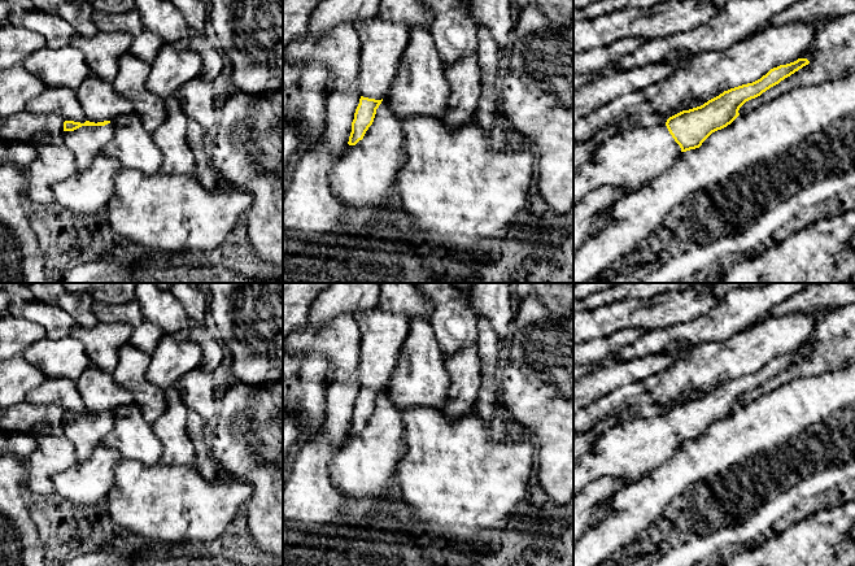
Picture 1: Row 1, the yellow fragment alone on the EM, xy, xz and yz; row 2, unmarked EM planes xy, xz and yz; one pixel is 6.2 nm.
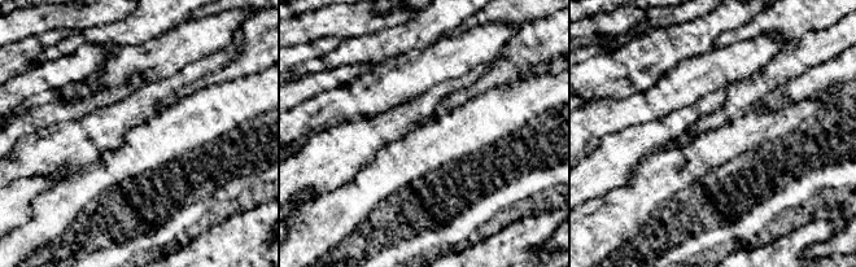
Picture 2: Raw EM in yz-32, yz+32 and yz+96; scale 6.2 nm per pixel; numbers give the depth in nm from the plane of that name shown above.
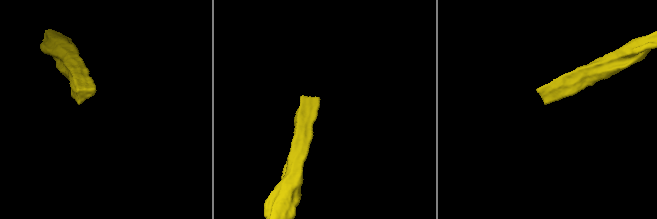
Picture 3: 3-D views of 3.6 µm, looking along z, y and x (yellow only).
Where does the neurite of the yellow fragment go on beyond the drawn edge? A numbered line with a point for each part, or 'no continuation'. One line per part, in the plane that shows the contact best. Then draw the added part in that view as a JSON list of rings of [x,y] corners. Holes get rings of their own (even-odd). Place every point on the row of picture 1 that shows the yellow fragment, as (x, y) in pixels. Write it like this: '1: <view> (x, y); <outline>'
1: xy (86, 143); [[[113,122],[105,126],[82,126],[64,132],[64,145],[75,158],[78,171],[88,169],[92,161],[102,154],[102,149],[114,134]]]

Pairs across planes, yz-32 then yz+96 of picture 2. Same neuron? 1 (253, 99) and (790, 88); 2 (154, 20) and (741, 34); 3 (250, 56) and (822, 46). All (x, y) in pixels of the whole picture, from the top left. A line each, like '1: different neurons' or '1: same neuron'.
1: different neurons
2: different neurons
3: same neuron

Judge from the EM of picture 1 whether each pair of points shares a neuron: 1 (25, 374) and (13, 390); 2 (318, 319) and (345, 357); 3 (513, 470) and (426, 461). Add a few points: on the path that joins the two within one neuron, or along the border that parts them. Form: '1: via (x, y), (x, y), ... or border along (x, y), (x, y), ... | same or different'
1: via (21, 378), (13, 386) | same
2: border along (350, 314), (340, 314), (321, 326), (310, 323) | different
3: via (491, 470), (448, 470) | same

